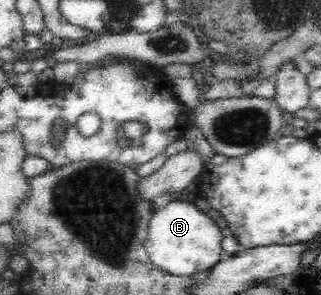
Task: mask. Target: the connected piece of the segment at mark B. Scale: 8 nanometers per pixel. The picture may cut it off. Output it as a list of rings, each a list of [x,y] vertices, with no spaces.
[[[169,201],[165,206],[155,207],[143,245],[151,263],[161,271],[175,277],[192,277],[193,274],[212,269],[221,261],[224,231],[196,202]]]

